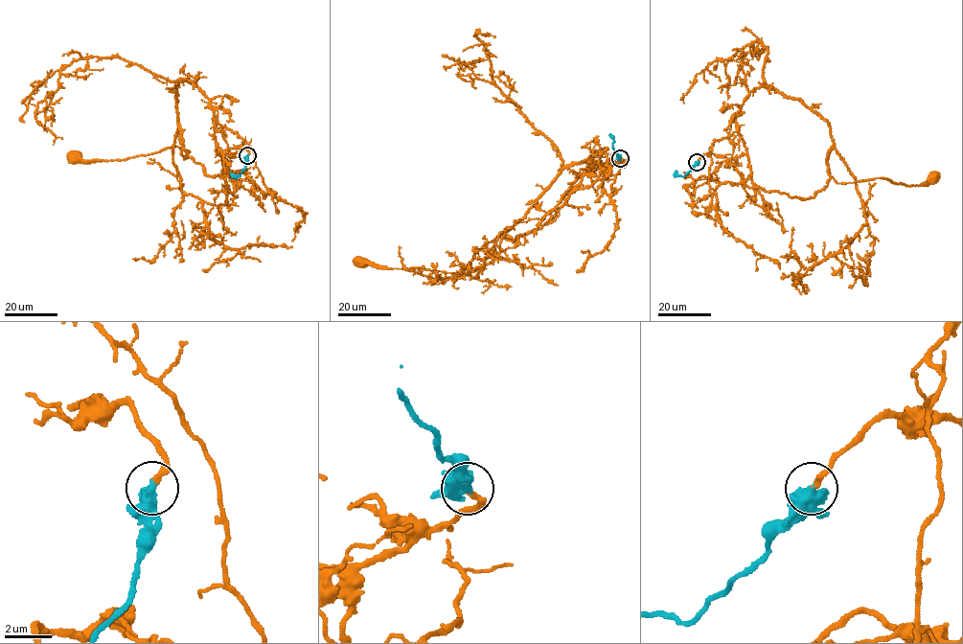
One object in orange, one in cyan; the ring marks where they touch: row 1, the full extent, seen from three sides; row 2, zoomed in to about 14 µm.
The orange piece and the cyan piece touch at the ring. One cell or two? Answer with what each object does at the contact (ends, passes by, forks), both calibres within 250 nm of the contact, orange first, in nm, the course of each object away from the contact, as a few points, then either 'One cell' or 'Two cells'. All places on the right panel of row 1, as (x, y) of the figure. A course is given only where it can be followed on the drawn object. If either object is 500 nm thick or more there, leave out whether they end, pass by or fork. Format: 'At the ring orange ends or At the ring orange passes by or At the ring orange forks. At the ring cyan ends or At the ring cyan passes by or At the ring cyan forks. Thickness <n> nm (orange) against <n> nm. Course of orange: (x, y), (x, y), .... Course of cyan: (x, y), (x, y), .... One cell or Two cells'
At the ring orange ends. At the ring cyan passes by. Thickness 200 nm (orange) against 480 nm. Course of orange: (698, 162), (723, 156), (746, 186), (803, 198), (827, 186), (828, 169), (845, 184), (934, 178). Course of cyan: (698, 162), (683, 176), (676, 175), (676, 171). One cell

